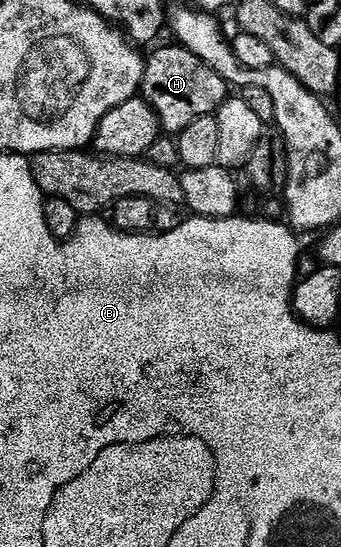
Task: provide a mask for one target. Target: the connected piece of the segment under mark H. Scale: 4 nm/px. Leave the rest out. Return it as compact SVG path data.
M157 45L151 55L147 55L140 94L154 108L160 117L160 129L172 136L179 136L194 120L215 112L230 97L230 87L214 68L210 68L194 52L185 46Z

